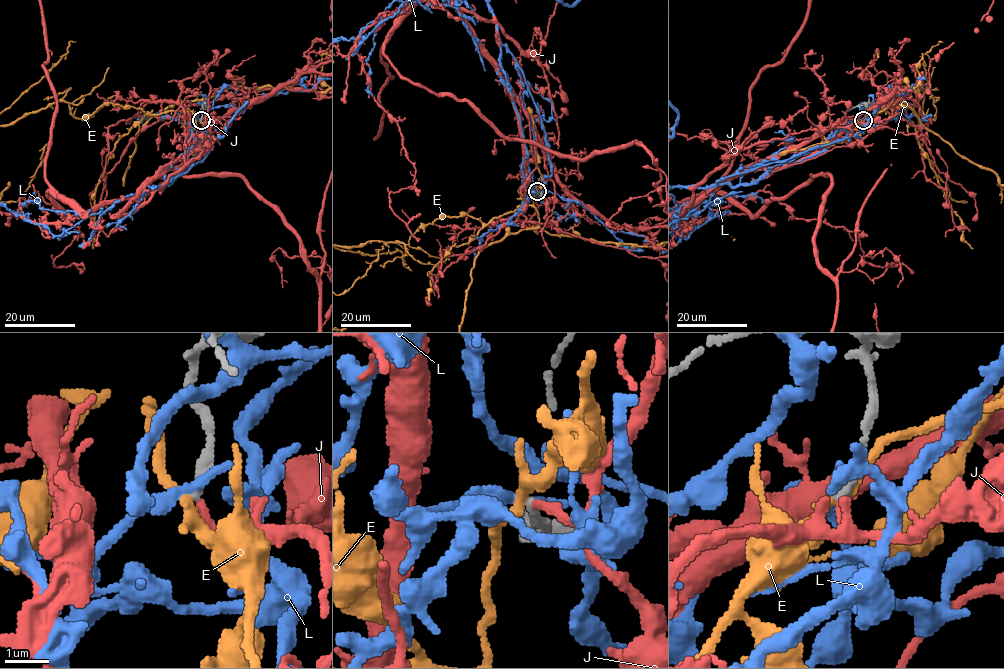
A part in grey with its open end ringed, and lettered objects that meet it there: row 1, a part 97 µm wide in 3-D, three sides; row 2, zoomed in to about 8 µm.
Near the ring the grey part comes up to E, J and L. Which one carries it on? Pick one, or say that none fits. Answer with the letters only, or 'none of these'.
J

